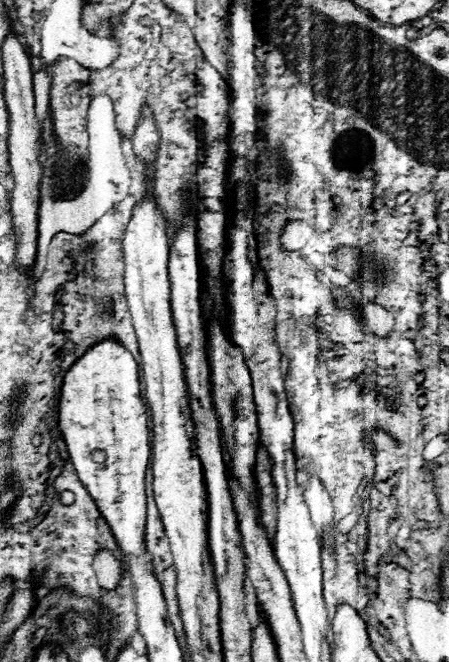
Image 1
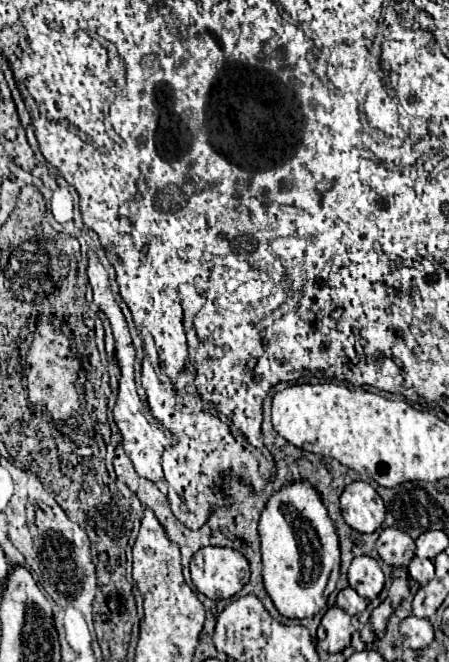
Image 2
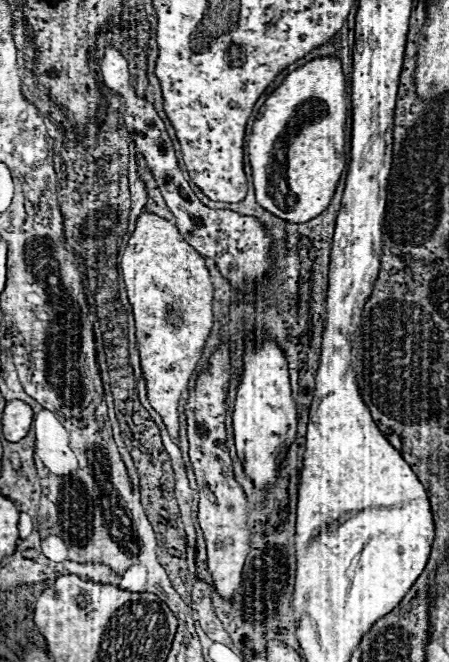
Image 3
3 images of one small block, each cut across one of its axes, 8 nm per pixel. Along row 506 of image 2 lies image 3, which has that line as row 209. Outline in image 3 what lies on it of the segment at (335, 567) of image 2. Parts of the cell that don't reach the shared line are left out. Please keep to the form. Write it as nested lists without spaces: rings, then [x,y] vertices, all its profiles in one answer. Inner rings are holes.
[[[316,58],[288,74],[282,86],[276,88],[276,92],[260,108],[248,142],[252,180],[258,204],[270,214],[292,224],[302,224],[320,216],[328,208],[340,182],[340,176],[346,168],[344,126],[346,126],[346,78],[338,58]]]

